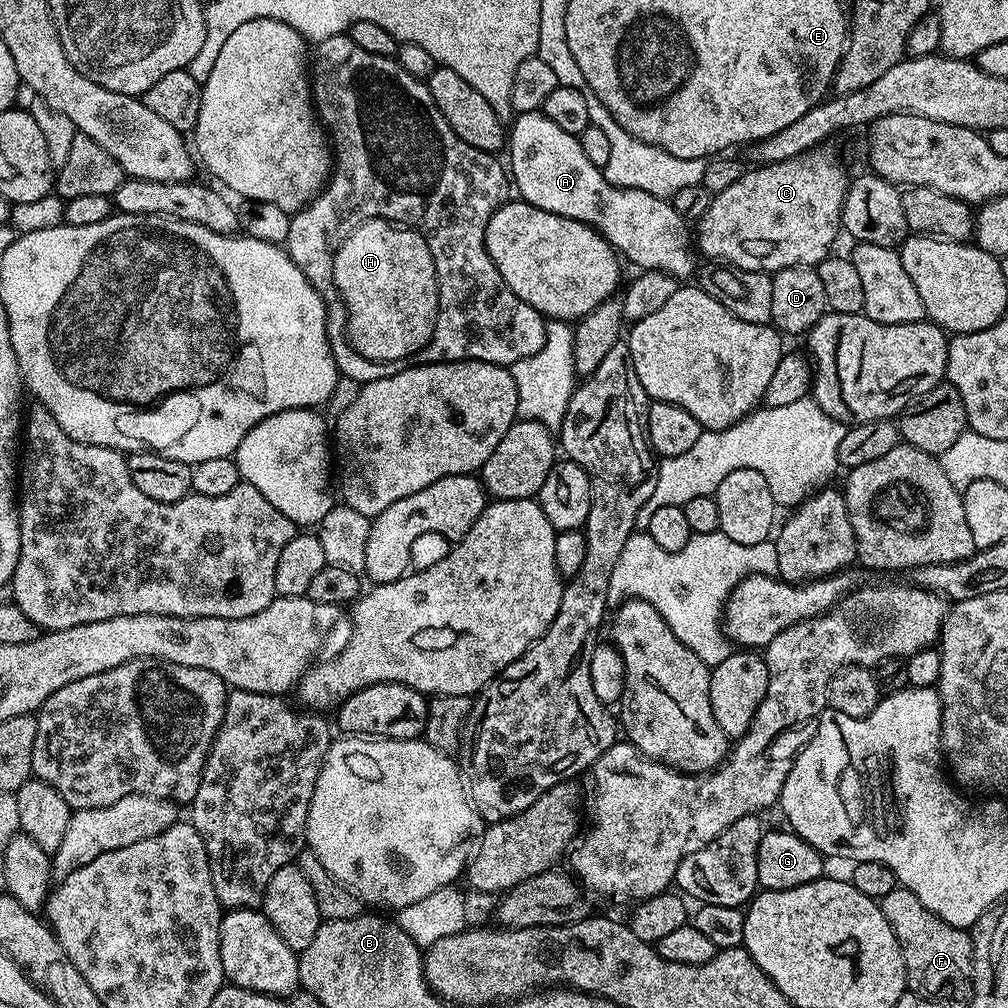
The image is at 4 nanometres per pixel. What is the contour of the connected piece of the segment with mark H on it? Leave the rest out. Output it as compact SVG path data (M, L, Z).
M368 219L360 223L340 244L334 258L334 274L332 275L333 287L340 294L340 299L344 303L345 309L345 333L351 346L357 350L364 358L370 358L376 363L397 363L400 360L412 355L417 355L424 348L426 342L433 336L434 326L437 324L437 312L440 309L440 299L438 298L437 272L434 266L433 254L430 252L429 244L423 235L415 229L407 226L399 226L391 221L382 219Z

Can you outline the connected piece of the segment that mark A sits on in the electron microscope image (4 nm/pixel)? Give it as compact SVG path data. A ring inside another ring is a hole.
M543 111L521 112L511 121L511 123L512 122L512 128L510 124L510 131L506 136L506 153L508 152L509 161L507 160L507 163L510 165L510 180L514 185L515 191L516 188L520 191L517 192L519 199L525 200L525 202L527 202L530 206L538 206L538 210L550 210L554 214L562 214L566 218L574 218L578 222L590 225L592 228L596 229L601 236L607 238L608 243L616 249L617 253L619 253L619 255L623 257L627 263L629 260L630 263L637 264L637 269L647 270L649 272L665 272L666 274L676 277L677 281L680 282L687 281L684 279L686 279L692 271L692 275L697 271L698 263L696 264L695 258L692 257L692 248L694 252L694 236L693 233L692 236L688 233L688 228L690 228L689 221L683 220L683 218L681 218L678 214L678 210L674 210L674 206L667 199L665 199L665 197L655 196L646 190L615 188L613 184L609 184L608 180L604 177L602 169L598 166L594 166L594 162L590 162L590 158L586 158L586 154L582 151L582 146L580 145L579 136L566 134L566 130L561 130L556 123L550 122L550 118L546 118Z

